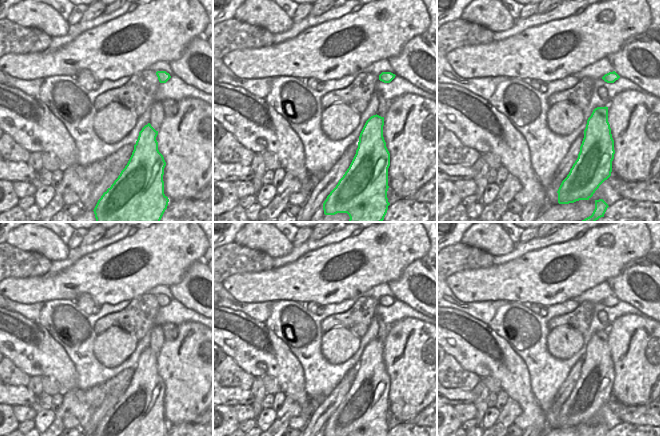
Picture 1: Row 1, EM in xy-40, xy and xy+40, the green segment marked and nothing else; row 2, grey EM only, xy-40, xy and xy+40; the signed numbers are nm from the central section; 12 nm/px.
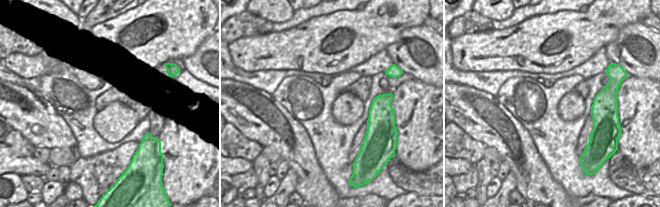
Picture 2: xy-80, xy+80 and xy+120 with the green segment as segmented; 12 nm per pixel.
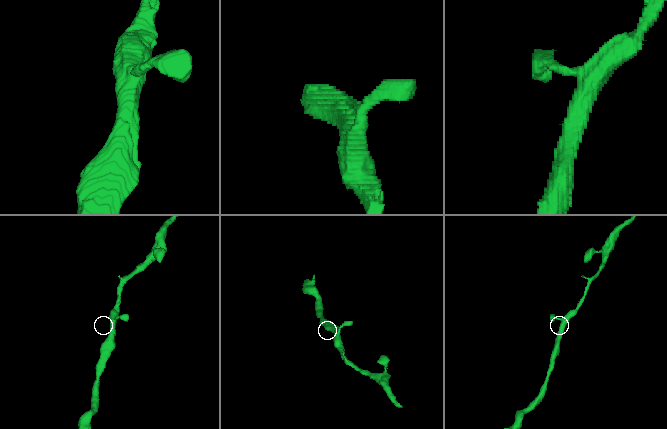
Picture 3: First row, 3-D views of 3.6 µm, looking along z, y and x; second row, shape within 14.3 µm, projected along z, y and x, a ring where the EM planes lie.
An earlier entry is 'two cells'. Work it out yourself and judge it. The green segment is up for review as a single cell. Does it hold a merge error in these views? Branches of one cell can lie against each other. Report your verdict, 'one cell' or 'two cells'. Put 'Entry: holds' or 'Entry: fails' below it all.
one cell
Entry: fails

